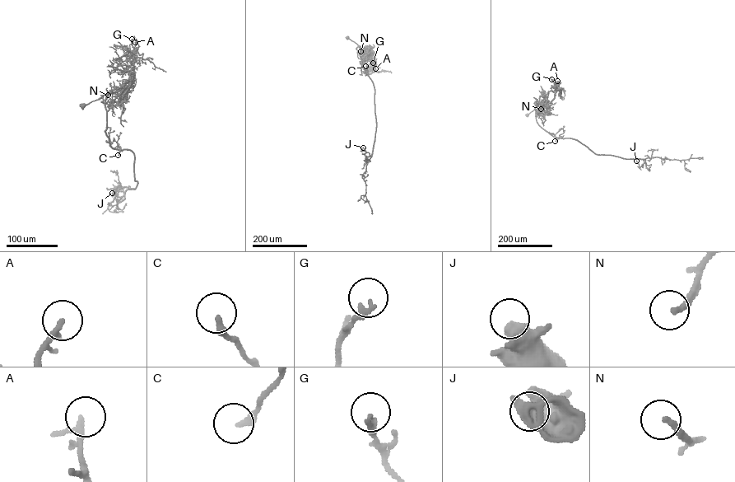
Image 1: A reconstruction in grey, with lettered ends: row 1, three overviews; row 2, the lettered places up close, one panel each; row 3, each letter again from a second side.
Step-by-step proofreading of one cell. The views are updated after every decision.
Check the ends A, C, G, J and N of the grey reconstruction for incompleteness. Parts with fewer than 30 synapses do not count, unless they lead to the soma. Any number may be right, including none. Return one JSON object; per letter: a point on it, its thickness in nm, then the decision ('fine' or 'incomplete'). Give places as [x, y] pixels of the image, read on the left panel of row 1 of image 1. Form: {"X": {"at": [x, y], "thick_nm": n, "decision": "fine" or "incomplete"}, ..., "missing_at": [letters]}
{"A": {"at": [135, 42], "thick_nm": 140, "decision": "fine"}, "C": {"at": [118, 155], "thick_nm": 260, "decision": "fine"}, "G": {"at": [132, 39], "thick_nm": 240, "decision": "fine"}, "J": {"at": [112, 193], "thick_nm": 650, "decision": "fine"}, "N": {"at": [108, 95], "thick_nm": 240, "decision": "incomplete"}, "missing_at": ["N"]}

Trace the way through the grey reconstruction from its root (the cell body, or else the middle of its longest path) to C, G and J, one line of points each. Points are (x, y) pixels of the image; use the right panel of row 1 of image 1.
C: (527, 114), (537, 108), (537, 122), (553, 136), (560, 137), (555, 141)
G: (527, 114), (554, 97), (556, 89), (551, 79)
J: (527, 114), (537, 108), (537, 122), (553, 136), (576, 139), (597, 154), (645, 161), (640, 166), (636, 161)

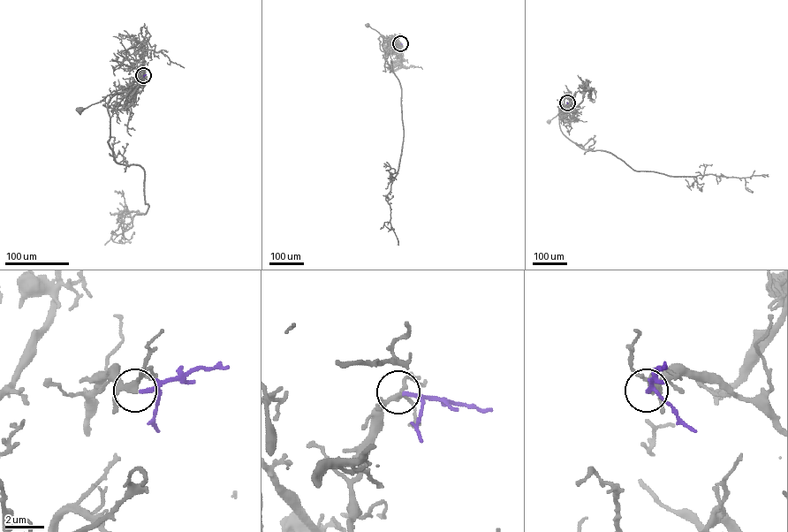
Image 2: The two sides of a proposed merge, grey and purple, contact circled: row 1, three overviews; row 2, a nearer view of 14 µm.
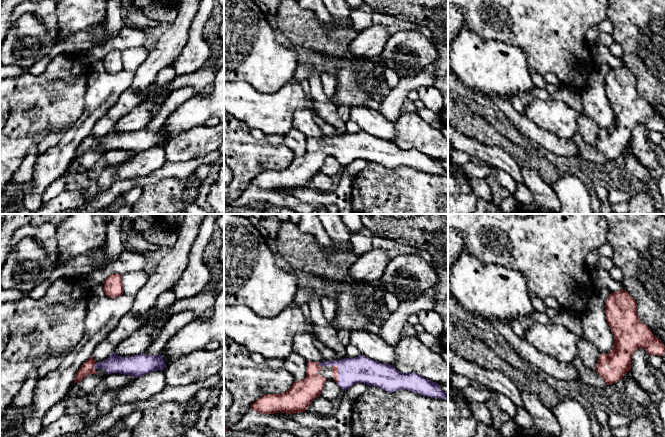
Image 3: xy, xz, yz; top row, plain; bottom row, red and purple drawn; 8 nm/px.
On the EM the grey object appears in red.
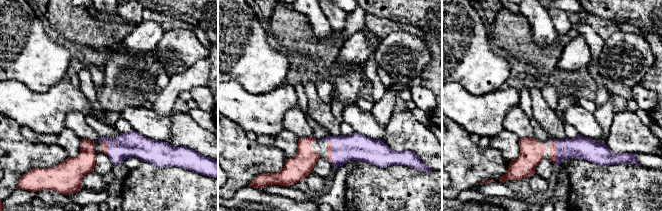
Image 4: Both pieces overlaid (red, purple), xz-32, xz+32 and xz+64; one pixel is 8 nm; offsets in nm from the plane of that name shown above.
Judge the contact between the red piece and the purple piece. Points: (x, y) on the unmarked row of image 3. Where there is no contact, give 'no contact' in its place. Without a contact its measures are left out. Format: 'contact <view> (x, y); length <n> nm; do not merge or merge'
contact xz (337, 148); length 150 nm; merge

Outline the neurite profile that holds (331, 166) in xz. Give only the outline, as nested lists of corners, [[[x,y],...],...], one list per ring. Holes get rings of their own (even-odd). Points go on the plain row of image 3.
[[[326,156],[320,172],[332,177],[343,171],[342,165],[334,156]]]

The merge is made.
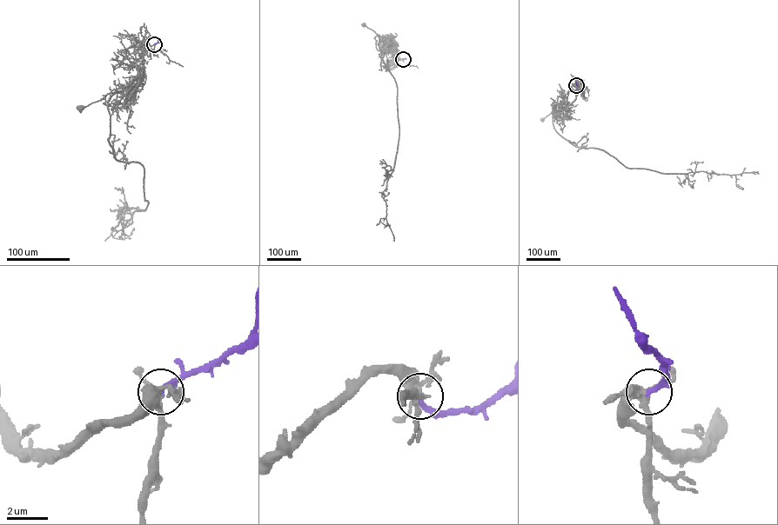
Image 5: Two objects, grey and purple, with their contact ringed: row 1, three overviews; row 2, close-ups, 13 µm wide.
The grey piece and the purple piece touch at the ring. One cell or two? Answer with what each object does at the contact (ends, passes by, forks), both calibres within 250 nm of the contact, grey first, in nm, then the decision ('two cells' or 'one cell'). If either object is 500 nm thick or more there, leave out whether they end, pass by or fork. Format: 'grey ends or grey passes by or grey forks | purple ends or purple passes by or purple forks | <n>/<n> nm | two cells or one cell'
grey forks | purple ends | 320/280 nm | one cell

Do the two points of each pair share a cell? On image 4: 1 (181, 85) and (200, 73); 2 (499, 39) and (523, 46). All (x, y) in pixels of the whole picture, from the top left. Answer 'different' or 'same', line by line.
1: same
2: same

